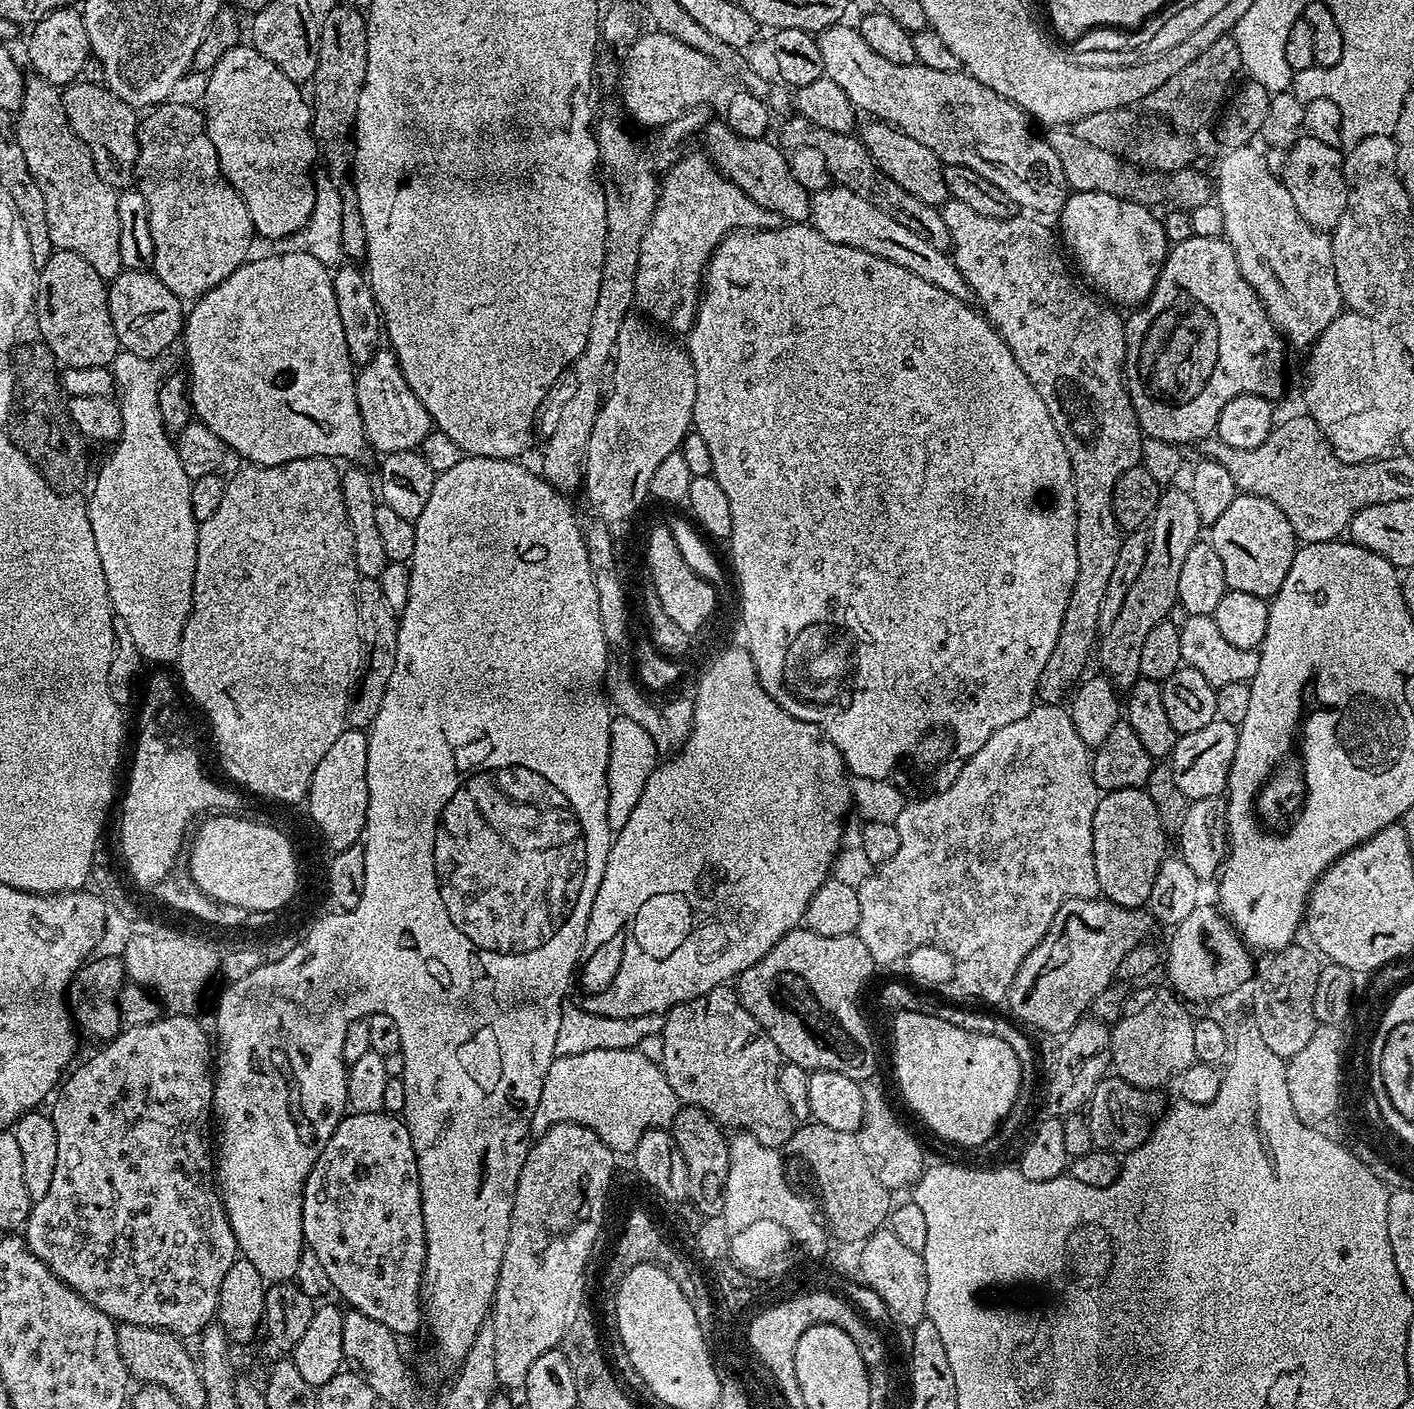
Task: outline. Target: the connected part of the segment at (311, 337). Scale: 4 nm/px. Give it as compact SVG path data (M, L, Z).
M303 250L297 252L280 252L277 256L260 256L249 259L241 268L234 270L230 278L226 278L214 290L200 297L187 309L182 333L182 345L188 355L188 387L195 419L205 424L226 446L230 446L249 465L265 468L278 466L298 458L326 456L339 458L344 462L356 462L369 447L364 437L362 414L358 410L358 394L356 393L356 372L350 358L350 350L346 350L346 330L342 330L342 322L338 318L338 301L334 298L332 272L318 258L314 258Z

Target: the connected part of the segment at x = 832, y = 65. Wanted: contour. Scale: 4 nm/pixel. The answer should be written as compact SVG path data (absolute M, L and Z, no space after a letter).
M841 22L830 26L816 36L818 50L822 50L822 66L825 76L830 77L842 90L846 90L846 98L861 113L869 112L869 117L893 128L900 128L914 142L922 142L922 146L930 146L934 154L944 164L957 164L970 166L982 178L990 178L994 186L1006 190L1010 198L1014 198L1017 209L1027 210L1041 217L1055 217L1067 202L1070 192L1064 183L1062 162L1058 162L1058 154L1049 146L1043 135L1032 136L1028 129L1029 117L1017 104L1011 104L1002 94L994 94L990 86L982 86L973 76L963 70L951 72L950 70L932 70L920 63L899 64L881 58L870 45L866 38L862 38L859 27Z

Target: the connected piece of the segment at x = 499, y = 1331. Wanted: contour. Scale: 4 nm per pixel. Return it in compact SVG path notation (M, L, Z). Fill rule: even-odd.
M556 1124L550 1130L546 1130L546 1134L535 1137L534 1143L529 1147L522 1166L522 1174L518 1174L516 1194L512 1197L510 1234L506 1242L504 1257L500 1263L500 1273L496 1283L496 1297L492 1299L492 1311L490 1313L490 1323L494 1330L495 1369L497 1371L497 1382L501 1389L523 1389L526 1374L530 1374L530 1366L534 1366L535 1360L542 1358L542 1354L546 1354L551 1348L558 1348L559 1346L557 1337L563 1331L568 1296L573 1292L574 1286L578 1286L580 1265L584 1263L589 1245L592 1244L592 1238L595 1235L596 1225L599 1223L600 1202L603 1200L604 1184L607 1184L611 1161L615 1157L612 1149L609 1148L606 1142L602 1142L602 1138L598 1138L598 1134L594 1134L594 1130L590 1130L581 1124Z

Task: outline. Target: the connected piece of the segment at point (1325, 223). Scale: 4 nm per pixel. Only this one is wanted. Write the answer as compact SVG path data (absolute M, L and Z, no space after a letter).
M1307 134L1301 136L1297 144L1287 149L1282 179L1286 190L1290 190L1290 198L1294 198L1298 214L1302 214L1309 226L1335 229L1348 201L1348 179L1344 176L1344 156L1340 148L1326 146L1326 142L1318 142L1318 138Z

